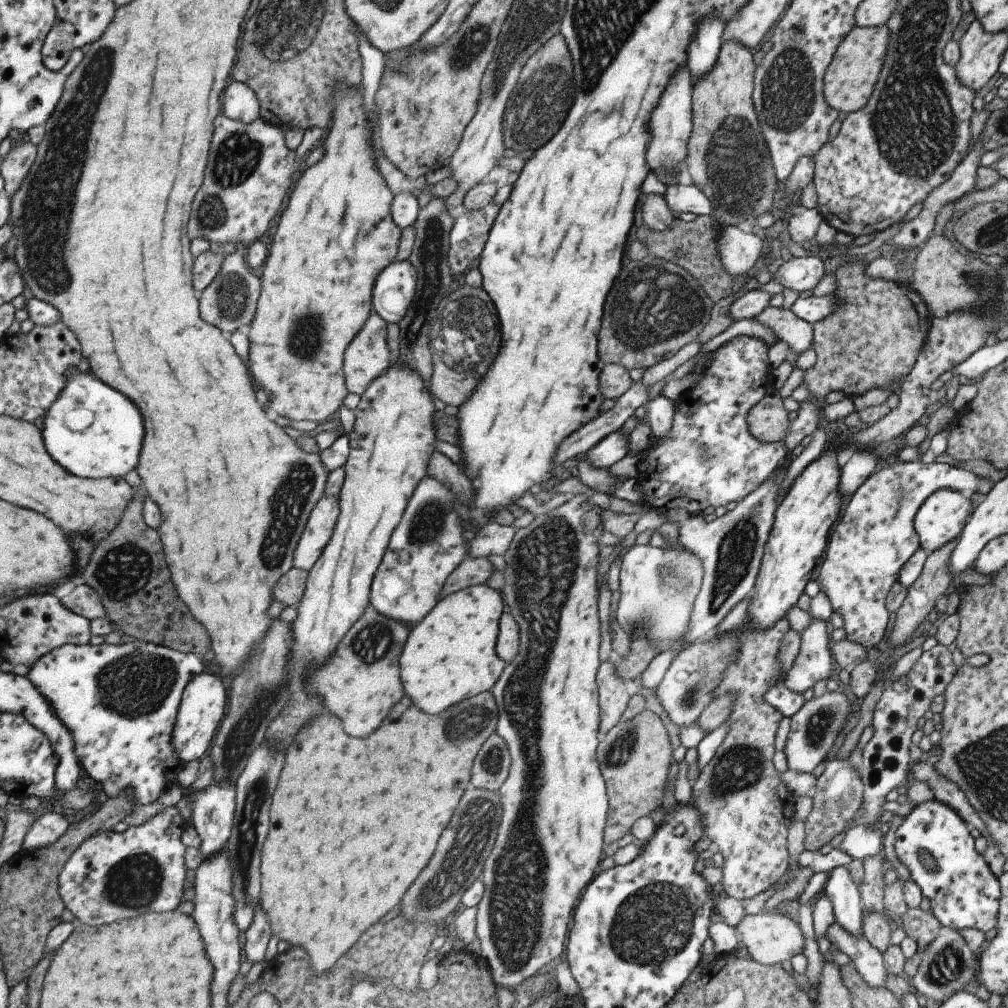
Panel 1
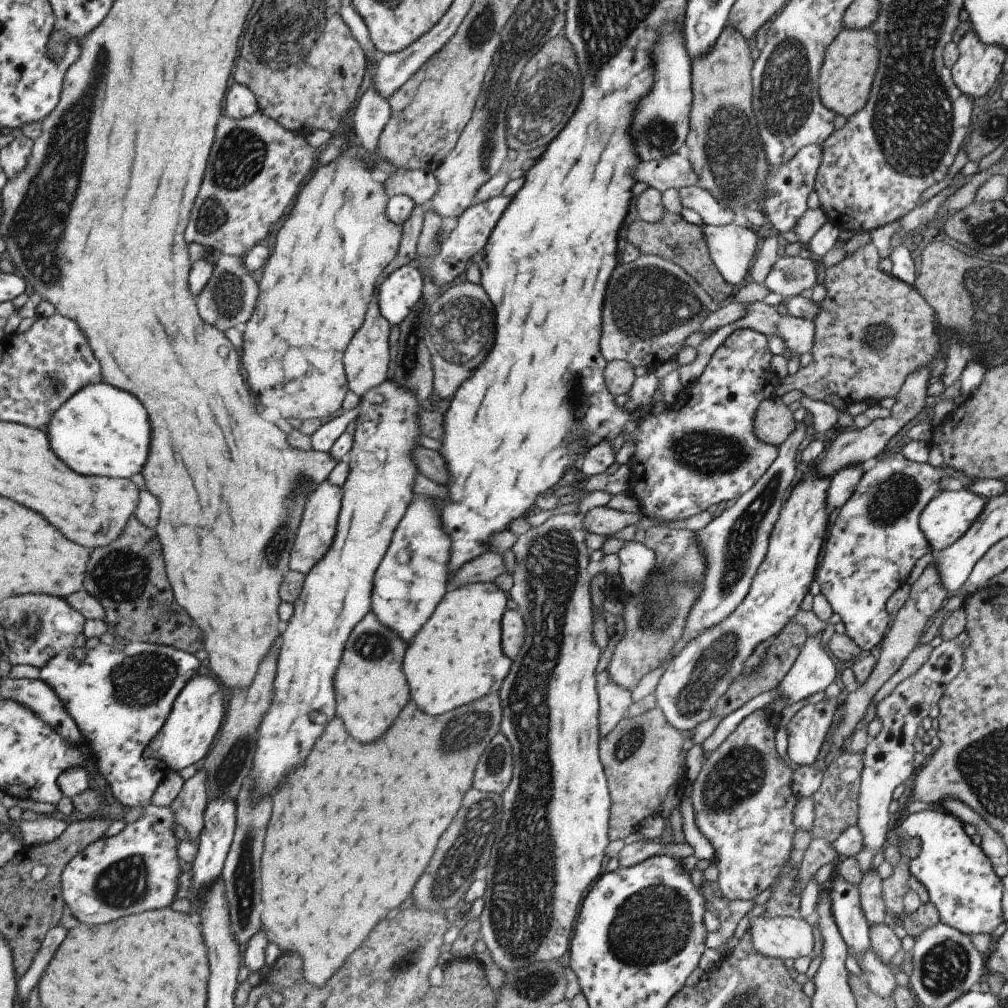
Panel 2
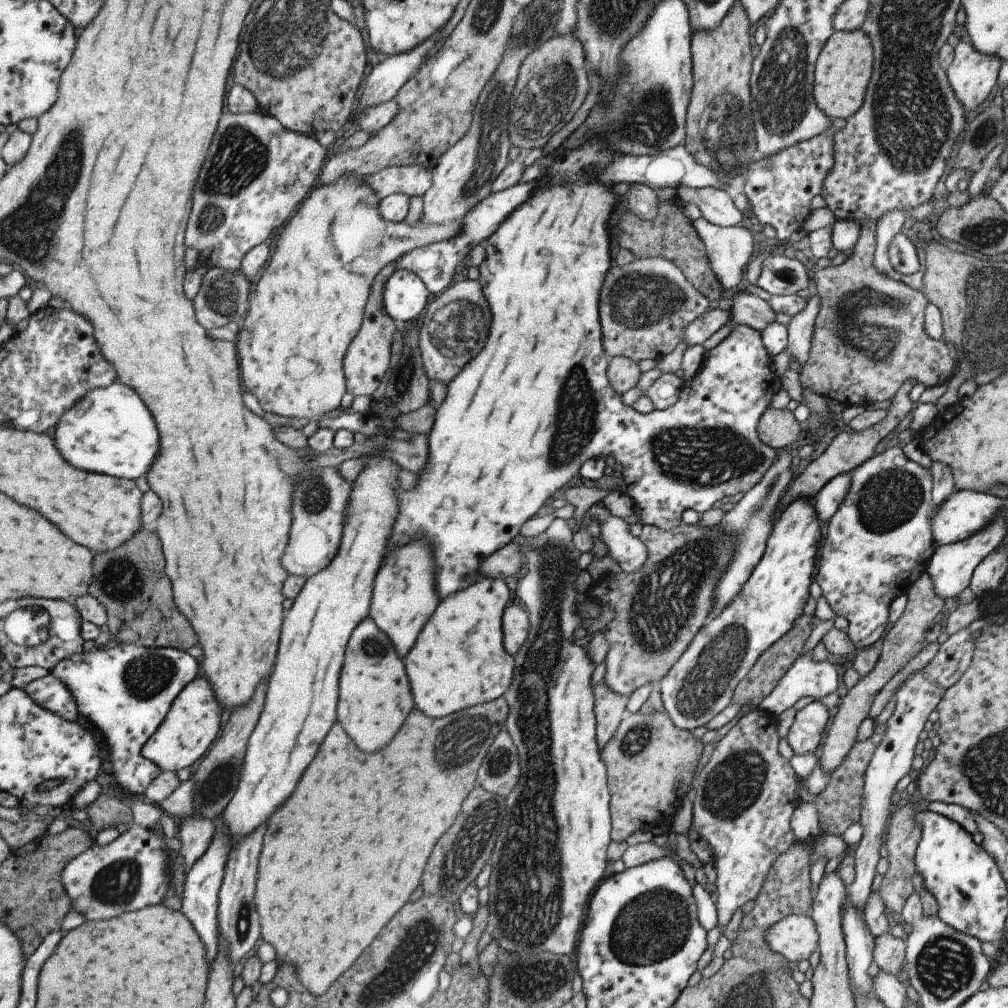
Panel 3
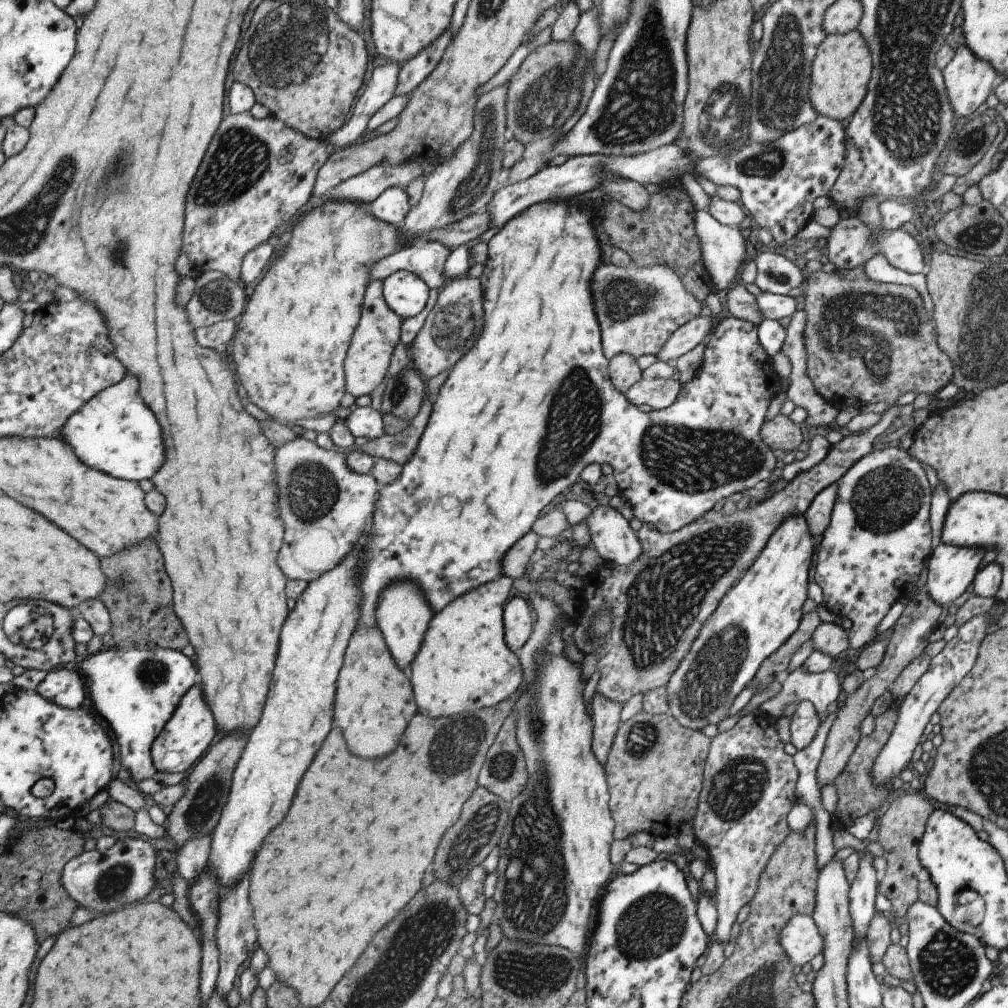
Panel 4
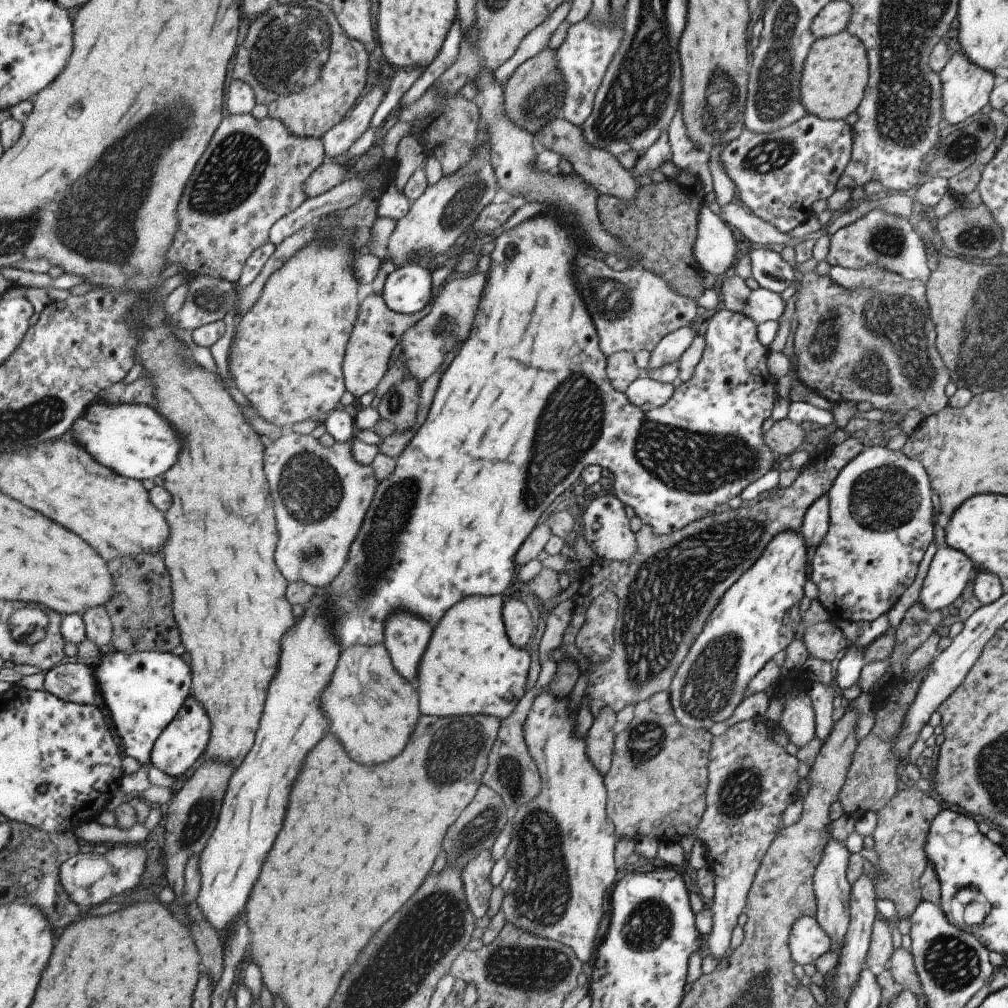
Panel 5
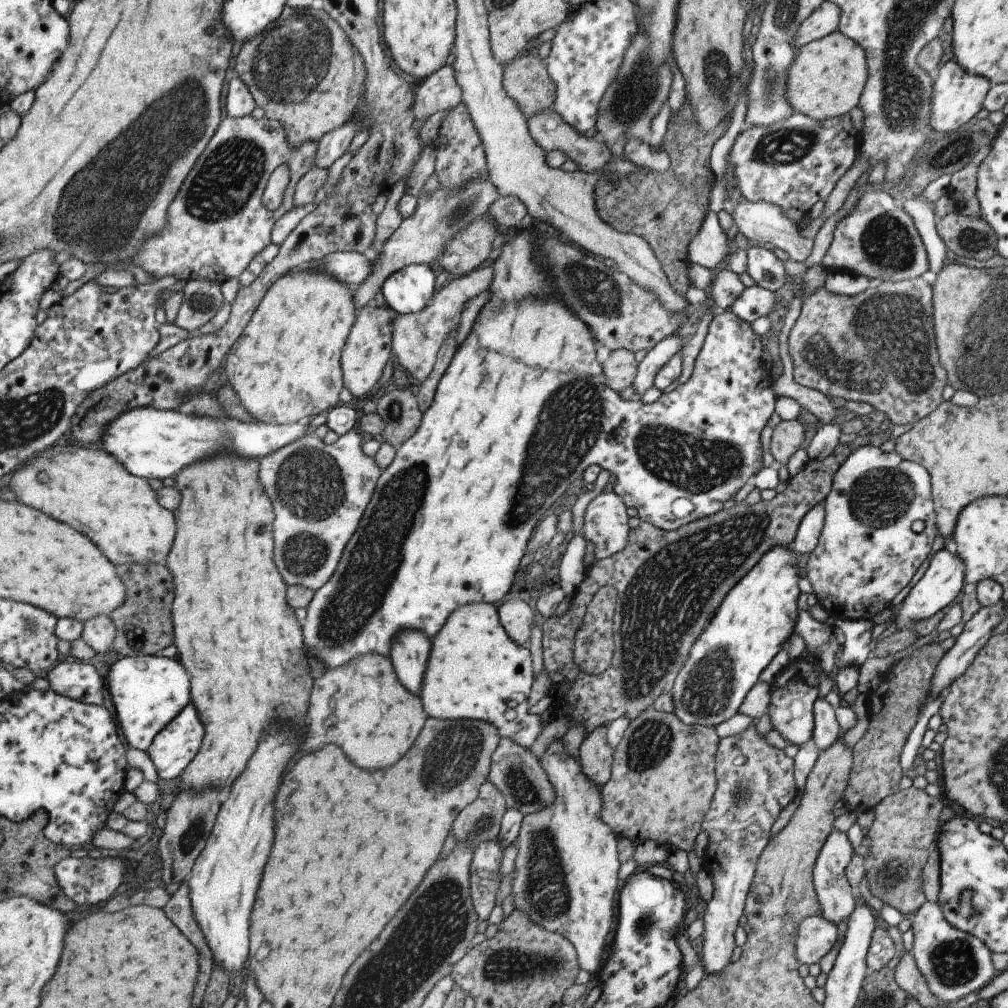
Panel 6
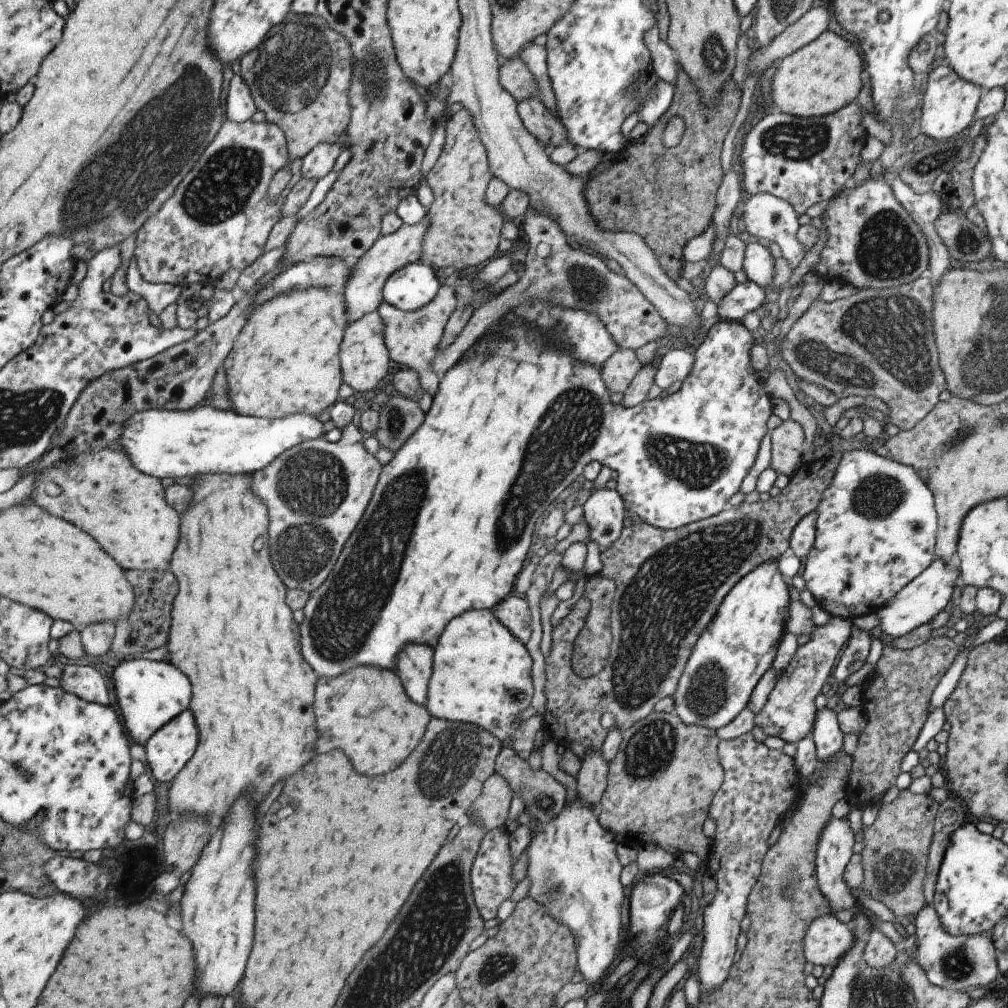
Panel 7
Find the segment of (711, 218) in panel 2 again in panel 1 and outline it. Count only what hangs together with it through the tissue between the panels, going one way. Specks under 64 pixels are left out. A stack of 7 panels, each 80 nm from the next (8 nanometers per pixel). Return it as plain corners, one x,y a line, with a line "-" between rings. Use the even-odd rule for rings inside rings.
693,184
669,185
662,197
673,212
693,212
696,215
707,215
709,218
713,218
709,200

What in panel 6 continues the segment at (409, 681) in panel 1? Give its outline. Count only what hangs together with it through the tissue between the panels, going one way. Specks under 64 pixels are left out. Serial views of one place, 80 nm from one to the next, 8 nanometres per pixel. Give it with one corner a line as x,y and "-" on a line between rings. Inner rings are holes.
467,604
451,612
443,628
433,636
420,686
419,700
427,716
449,720
480,720
492,724
499,738
507,737
529,749
543,729
538,715
528,712
527,697
533,684
531,657
525,646
515,644
503,630
498,619
498,604

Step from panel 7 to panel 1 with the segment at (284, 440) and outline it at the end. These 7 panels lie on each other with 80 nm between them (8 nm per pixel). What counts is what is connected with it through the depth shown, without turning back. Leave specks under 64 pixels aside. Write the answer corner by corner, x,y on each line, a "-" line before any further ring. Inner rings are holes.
83,369
71,370
65,388
40,421
45,444
73,474
91,479
121,478
139,464
145,422
131,400

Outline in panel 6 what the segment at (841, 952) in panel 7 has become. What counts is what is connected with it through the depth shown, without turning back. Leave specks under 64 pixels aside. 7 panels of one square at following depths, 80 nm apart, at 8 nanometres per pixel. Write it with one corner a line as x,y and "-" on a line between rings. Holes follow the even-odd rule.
815,915
803,919
796,928
794,957
798,964
816,965
829,951
836,937
836,926

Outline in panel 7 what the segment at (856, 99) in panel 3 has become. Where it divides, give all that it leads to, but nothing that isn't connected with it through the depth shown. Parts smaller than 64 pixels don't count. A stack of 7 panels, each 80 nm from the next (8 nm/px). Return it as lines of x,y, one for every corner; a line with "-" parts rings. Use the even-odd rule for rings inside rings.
825,30
815,40
785,56
771,80
771,102
781,114
817,117
832,114
852,102
861,88
860,54
845,38

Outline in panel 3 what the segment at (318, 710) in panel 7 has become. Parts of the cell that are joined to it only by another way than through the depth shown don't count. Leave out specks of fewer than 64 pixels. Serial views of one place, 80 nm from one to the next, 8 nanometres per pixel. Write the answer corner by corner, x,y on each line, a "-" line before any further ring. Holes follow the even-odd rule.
367,616
351,631
342,664
337,686
337,722
359,750
373,752
391,740
405,714
413,708
404,662
388,636

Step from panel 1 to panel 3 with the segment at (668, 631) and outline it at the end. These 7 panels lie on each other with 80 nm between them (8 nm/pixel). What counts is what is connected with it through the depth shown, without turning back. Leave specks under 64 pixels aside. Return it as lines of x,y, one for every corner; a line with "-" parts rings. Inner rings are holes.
611,516
599,523
599,539
607,547
607,555
617,562
624,573
631,574
643,566
647,551
644,544
629,533
628,528
623,519

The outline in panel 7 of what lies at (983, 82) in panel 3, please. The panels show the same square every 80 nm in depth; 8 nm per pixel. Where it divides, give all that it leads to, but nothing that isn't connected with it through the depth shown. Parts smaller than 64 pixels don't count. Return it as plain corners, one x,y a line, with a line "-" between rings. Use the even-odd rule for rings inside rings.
945,63
929,71
927,84
923,88
921,98
919,130
921,134
937,141
947,140
966,132
973,122
975,106
979,102
979,96
983,92
979,86
959,80
955,72

